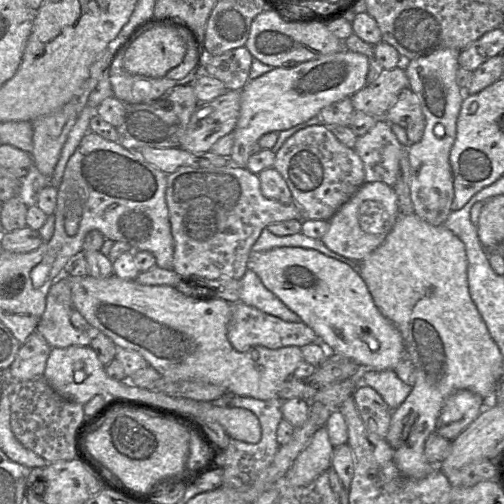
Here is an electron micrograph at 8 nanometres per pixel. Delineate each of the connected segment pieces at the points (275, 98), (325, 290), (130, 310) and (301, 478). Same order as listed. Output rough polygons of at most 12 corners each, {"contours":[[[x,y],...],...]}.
{"contours":[[[350,50],[274,67],[241,89],[230,163],[366,85]],[[319,251],[250,252],[248,269],[362,369],[405,347],[359,272]],[[66,276],[73,308],[162,377],[278,398],[297,346],[240,352],[231,304]],[[320,427],[287,471],[307,486],[331,468],[333,450]]]}

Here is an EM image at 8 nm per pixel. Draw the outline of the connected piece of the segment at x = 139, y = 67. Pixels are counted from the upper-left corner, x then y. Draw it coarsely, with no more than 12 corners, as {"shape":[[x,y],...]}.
{"shape":[[161,22],[126,49],[132,75],[166,76],[192,44],[190,34]]}

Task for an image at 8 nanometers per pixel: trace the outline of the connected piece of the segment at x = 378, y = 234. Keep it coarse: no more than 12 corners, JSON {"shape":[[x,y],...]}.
{"shape":[[365,182],[320,240],[361,262],[399,214],[393,187]]}

